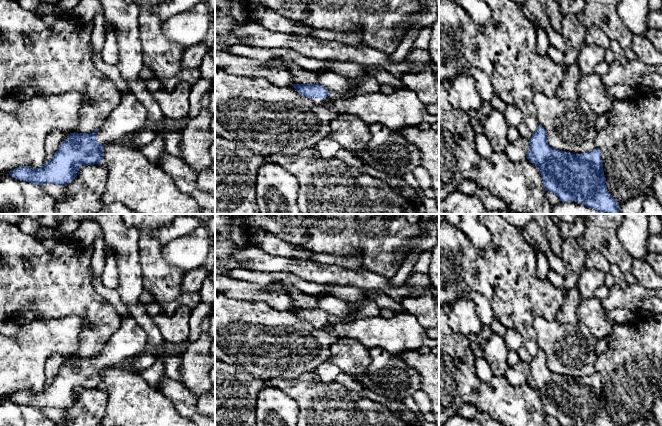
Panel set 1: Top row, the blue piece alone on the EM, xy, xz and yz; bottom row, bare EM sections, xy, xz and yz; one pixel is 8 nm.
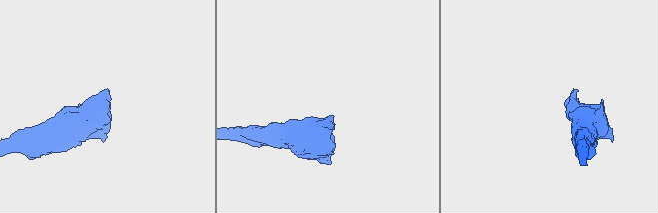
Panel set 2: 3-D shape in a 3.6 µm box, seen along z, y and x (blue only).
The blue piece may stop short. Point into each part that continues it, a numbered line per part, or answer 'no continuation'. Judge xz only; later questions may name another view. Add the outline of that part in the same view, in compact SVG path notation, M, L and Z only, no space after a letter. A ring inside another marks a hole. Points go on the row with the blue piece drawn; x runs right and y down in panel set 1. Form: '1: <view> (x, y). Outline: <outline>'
1: xz (336, 84). Outline: M327 71L318 75L318 83L329 91L328 97L334 94L347 96L355 86L352 85L349 80L349 78L336 74L332 71ZM312 98L312 101L316 105L322 105L326 102L327 98Z

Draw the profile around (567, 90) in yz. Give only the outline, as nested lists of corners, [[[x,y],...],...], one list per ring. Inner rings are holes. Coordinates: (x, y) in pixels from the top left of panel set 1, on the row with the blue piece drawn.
[[[575,62],[569,65],[564,71],[563,80],[555,96],[561,99],[568,99],[573,101],[577,100],[578,94],[576,92],[576,89],[579,83],[580,76],[581,74],[578,63]]]

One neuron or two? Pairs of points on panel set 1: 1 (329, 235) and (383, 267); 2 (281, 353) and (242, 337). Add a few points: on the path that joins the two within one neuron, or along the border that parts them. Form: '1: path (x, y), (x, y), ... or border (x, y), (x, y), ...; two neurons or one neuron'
1: path (349, 230), (373, 230), (383, 240), (383, 247); one neuron
2: path (271, 343), (258, 337), (252, 337); one neuron

